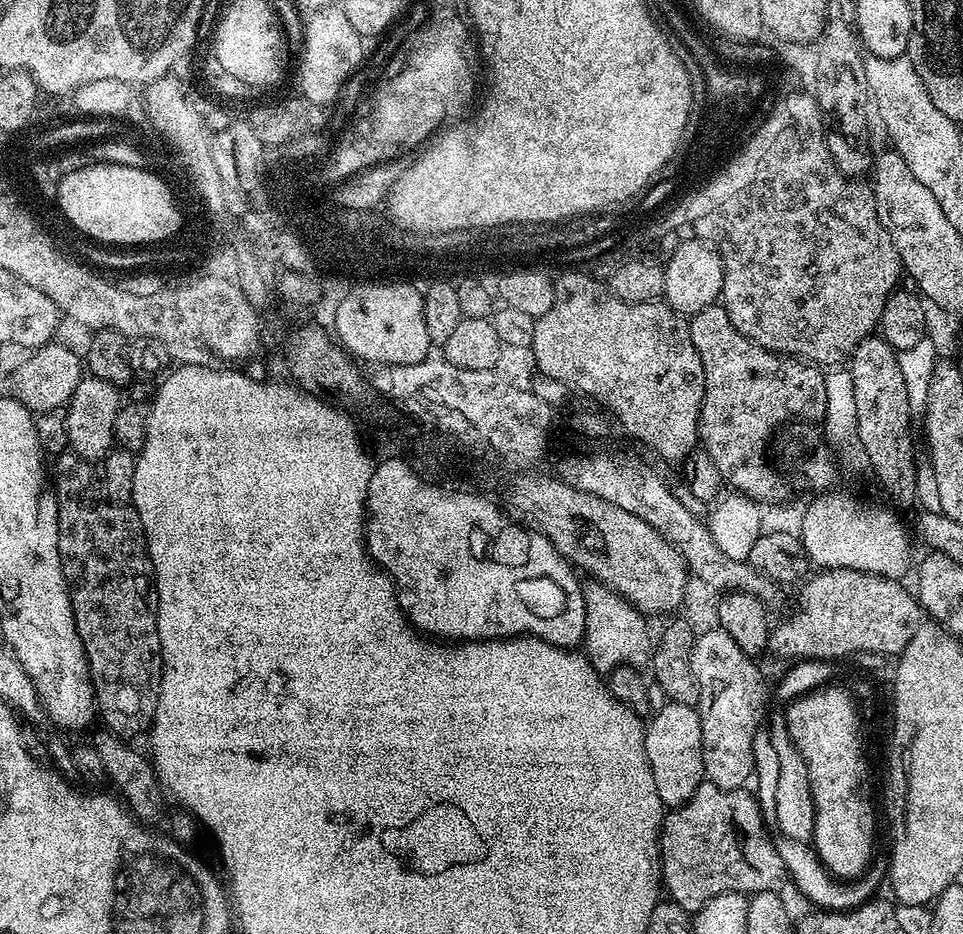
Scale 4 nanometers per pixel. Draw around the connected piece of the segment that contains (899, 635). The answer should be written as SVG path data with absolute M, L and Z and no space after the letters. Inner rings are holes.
M830 568L820 570L803 581L796 600L796 609L770 632L770 648L784 653L803 653L803 660L835 661L835 654L852 649L867 648L871 654L881 652L884 656L895 657L914 638L922 622L919 600L911 591L903 588L900 580L891 580L878 574Z

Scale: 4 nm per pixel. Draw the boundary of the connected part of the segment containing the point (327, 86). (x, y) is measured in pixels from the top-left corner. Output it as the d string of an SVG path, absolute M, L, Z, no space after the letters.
M333 6L331 8L317 8L307 13L308 21L302 24L302 31L308 36L307 48L304 56L306 62L303 63L303 88L308 96L316 100L328 100L337 103L341 99L340 91L343 84L351 79L353 74L359 71L366 60L366 52L364 54L365 37L358 34L358 30L354 30L350 18L346 18L343 7Z

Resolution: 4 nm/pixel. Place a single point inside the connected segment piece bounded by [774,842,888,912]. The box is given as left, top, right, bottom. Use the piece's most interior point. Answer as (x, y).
(801, 863)

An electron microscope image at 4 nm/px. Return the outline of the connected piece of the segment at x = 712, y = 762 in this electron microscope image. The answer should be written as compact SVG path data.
M719 626L692 640L690 666L700 688L698 711L702 722L704 775L713 788L740 790L755 773L754 736L766 720L768 688L753 657L744 653Z

